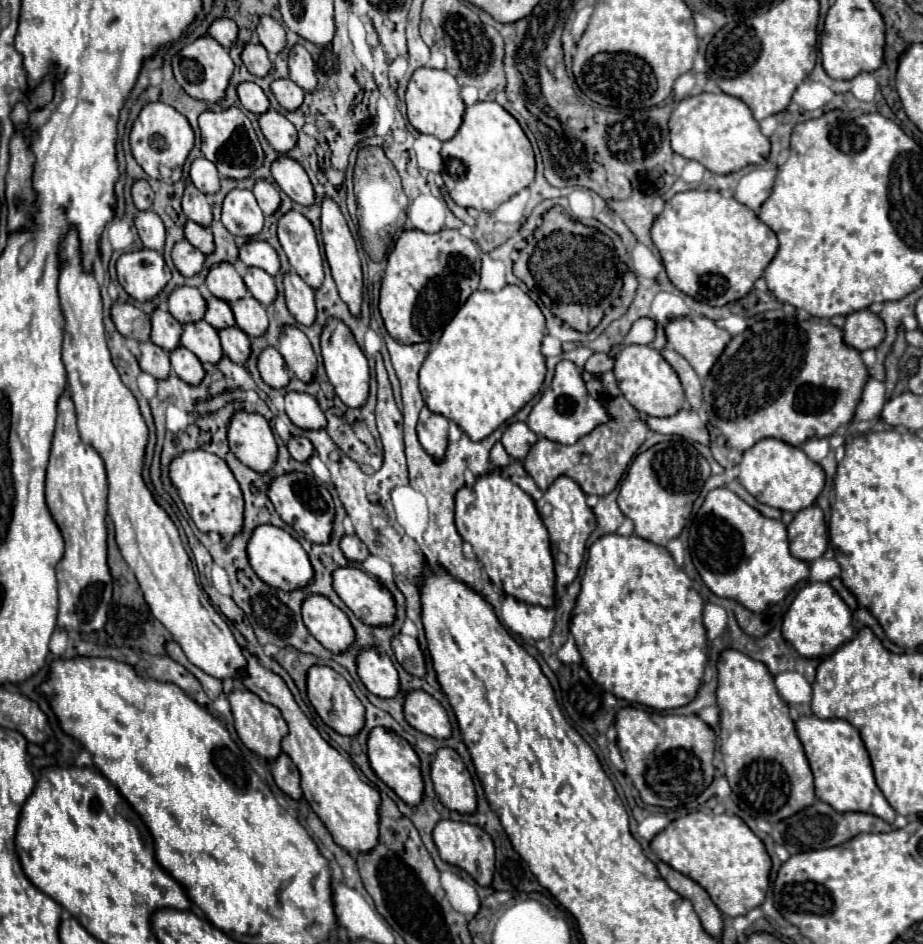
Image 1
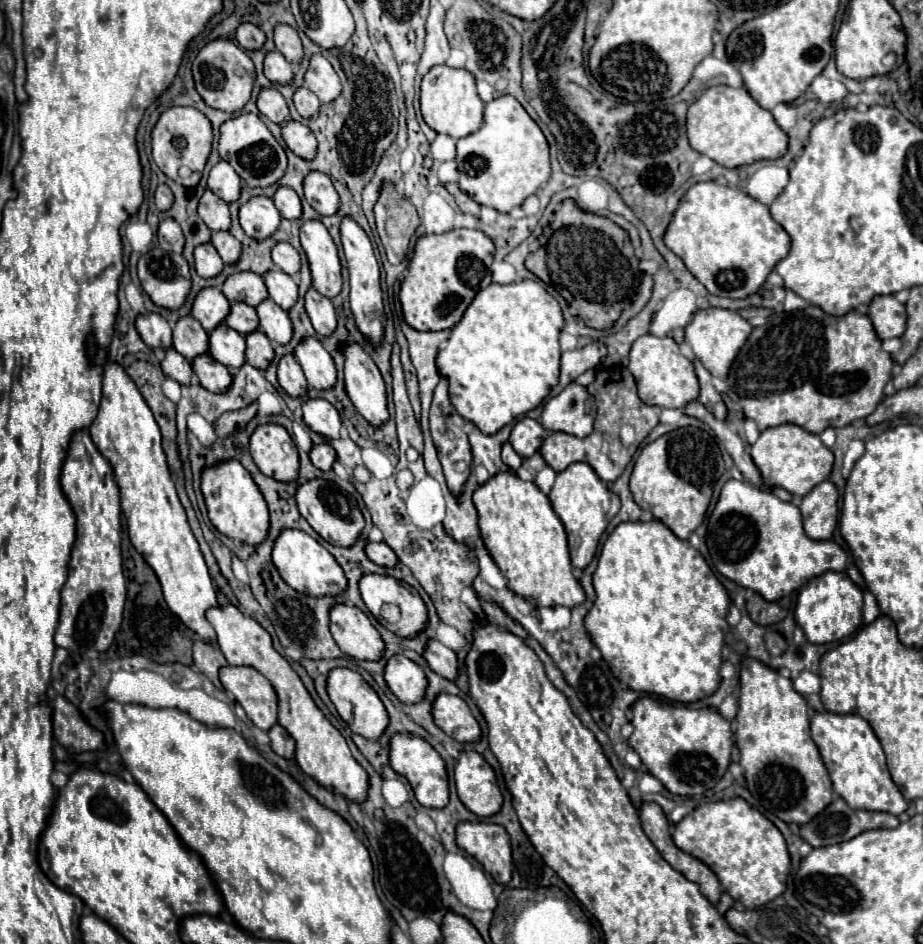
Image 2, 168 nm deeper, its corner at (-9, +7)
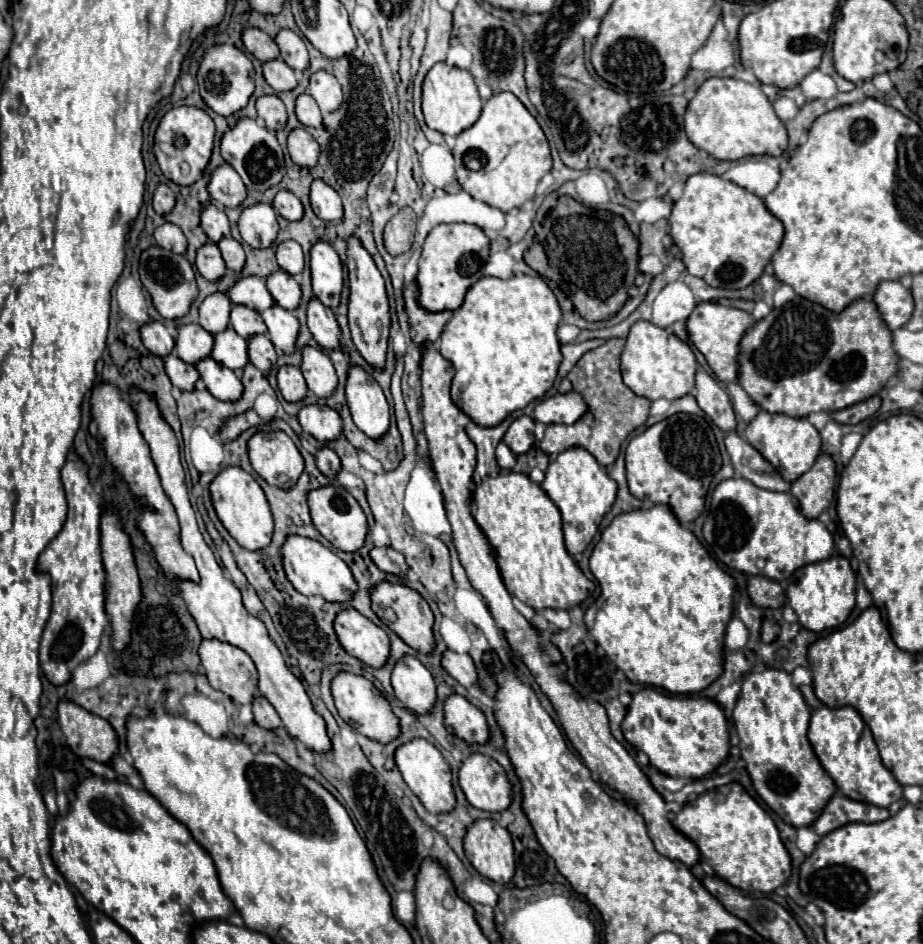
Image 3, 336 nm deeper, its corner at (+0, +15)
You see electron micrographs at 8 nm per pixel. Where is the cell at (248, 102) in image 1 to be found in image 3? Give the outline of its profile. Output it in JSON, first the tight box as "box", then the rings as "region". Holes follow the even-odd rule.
{"box":[256,96,288,130],"region":[[[262,96],[256,100],[256,110],[258,110],[258,118],[264,122],[264,126],[268,130],[282,130],[286,126],[288,114],[286,108],[282,104],[282,100],[278,96]]]}

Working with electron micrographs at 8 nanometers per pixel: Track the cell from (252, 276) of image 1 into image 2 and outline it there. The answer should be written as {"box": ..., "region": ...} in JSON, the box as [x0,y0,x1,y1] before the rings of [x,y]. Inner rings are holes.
{"box":[263,268,297,310],"region":[[[273,268],[273,270],[267,270],[263,274],[263,280],[265,280],[265,286],[269,290],[269,298],[279,304],[283,310],[289,310],[295,300],[297,300],[297,284],[293,282],[293,278],[285,272],[281,272],[279,268]]]}

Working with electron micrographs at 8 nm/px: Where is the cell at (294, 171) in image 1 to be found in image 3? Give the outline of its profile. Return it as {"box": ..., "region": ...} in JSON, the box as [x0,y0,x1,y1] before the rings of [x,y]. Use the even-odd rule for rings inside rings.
{"box":[310,180,344,222],"region":[[[314,180],[310,190],[310,202],[314,208],[314,214],[326,222],[342,222],[344,210],[342,200],[334,188],[328,184],[322,184],[322,180]]]}

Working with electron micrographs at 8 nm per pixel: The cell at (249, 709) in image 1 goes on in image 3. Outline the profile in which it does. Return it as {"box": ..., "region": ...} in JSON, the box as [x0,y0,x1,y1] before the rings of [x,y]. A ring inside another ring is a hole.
{"box":[198,638,258,704],"region":[[[204,638],[200,642],[198,654],[200,654],[200,662],[206,670],[206,678],[212,684],[212,688],[228,694],[232,700],[236,700],[240,704],[252,704],[252,700],[256,696],[256,688],[258,688],[256,686],[258,674],[256,674],[256,666],[254,666],[252,658],[244,650],[240,650],[228,642],[220,642],[216,638],[212,638],[212,640]]]}

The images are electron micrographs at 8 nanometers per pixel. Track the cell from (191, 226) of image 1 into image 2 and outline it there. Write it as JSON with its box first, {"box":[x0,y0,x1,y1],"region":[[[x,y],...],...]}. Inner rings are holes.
{"box":[211,232,241,264],"region":[[[213,232],[211,234],[211,244],[217,248],[219,256],[223,258],[225,264],[233,264],[237,258],[239,258],[239,252],[241,252],[241,244],[229,234],[229,232]]]}

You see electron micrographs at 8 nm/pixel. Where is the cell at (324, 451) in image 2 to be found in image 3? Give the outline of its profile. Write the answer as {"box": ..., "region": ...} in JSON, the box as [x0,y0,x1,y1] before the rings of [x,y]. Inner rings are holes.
{"box":[316,446,342,480],"region":[[[324,446],[322,450],[318,450],[318,454],[316,454],[316,464],[318,464],[318,470],[320,470],[326,478],[330,478],[330,480],[336,478],[336,474],[340,472],[340,466],[342,466],[338,454],[336,454],[332,448],[328,448],[328,446]]]}

